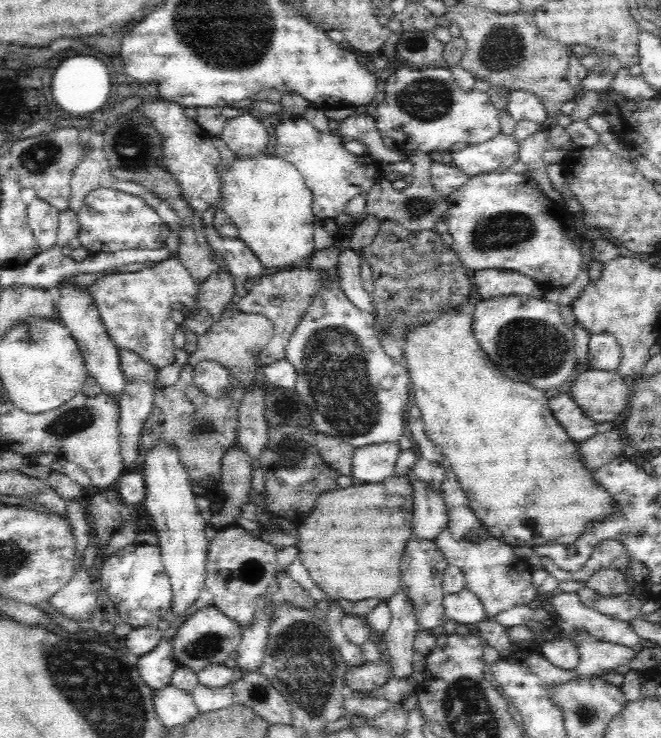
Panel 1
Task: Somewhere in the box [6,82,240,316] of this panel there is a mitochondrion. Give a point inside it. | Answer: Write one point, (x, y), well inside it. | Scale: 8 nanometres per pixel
(135, 148)

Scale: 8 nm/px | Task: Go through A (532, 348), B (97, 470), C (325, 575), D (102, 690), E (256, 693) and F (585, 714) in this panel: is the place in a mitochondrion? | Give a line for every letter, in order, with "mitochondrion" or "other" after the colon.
A: mitochondrion
B: other
C: other
D: mitochondrion
E: mitochondrion
F: mitochondrion

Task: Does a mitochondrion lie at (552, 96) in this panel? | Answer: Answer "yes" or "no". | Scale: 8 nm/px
no

